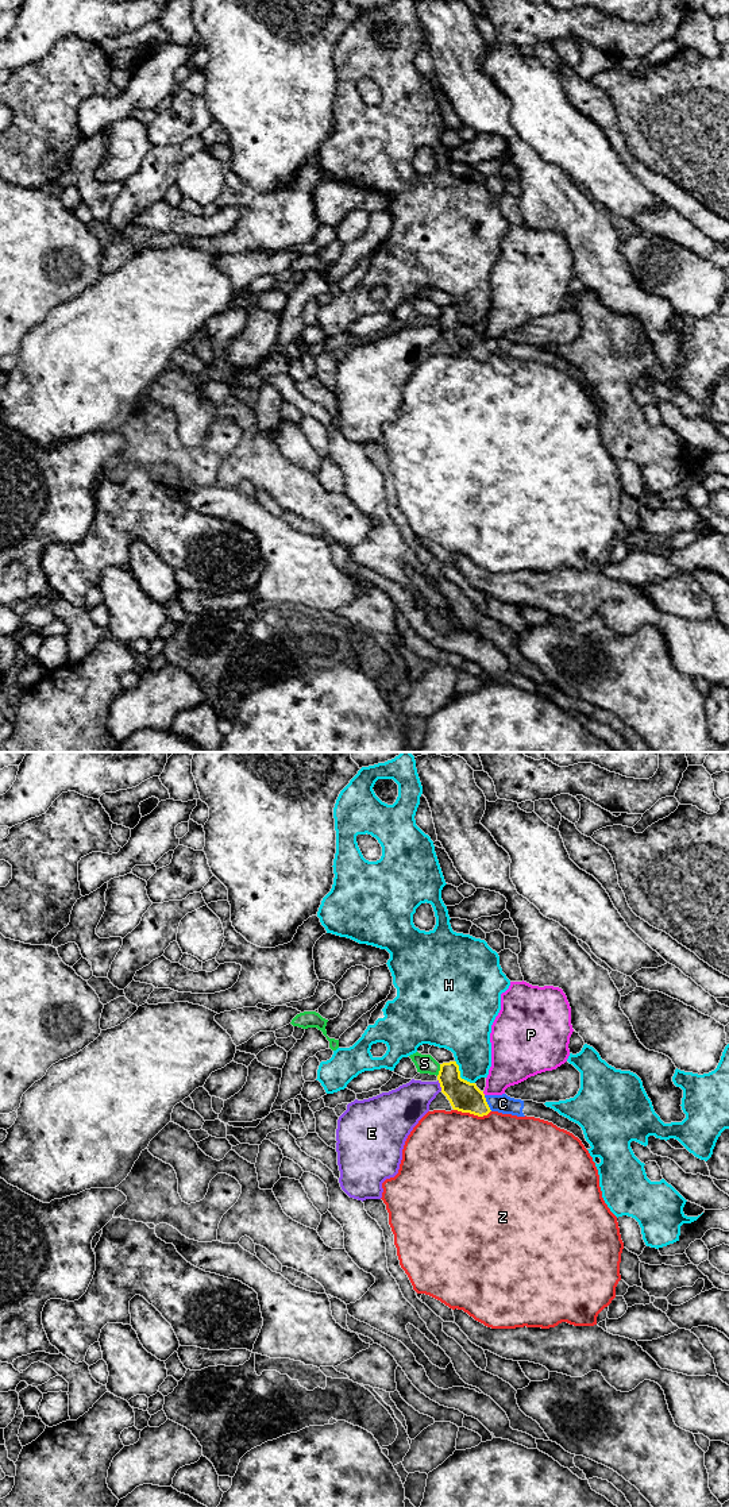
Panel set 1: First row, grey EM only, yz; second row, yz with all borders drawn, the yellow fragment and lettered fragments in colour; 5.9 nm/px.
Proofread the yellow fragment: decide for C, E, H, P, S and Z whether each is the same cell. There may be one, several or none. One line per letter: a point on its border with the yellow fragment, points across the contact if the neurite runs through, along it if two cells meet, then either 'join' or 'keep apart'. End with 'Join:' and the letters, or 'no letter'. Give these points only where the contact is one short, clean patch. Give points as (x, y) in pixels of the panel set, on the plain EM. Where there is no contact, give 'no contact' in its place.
C: meets yellow in yz at (486, 347); runs through yz (465, 340), (477, 347), (486, 347), (502, 347); join
E: meets yellow in yz at (440, 328); border along yz (438, 323), (442, 334); keep apart
H: meets yellow in yz at (459, 319); keep apart
P: meets yellow in yz at (482, 336); border along yz (482, 335), (485, 338); keep apart
S: meets yellow in yz at (440, 313); keep apart
Z: meets yellow in yz at (473, 357); border along yz (454, 353), (478, 359), (486, 359), (490, 355); keep apart
Join: C

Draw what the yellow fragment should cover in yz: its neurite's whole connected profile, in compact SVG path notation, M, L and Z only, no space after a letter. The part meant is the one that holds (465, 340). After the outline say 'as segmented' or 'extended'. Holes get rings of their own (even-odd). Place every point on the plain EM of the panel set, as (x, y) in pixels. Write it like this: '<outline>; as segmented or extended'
M456 305L440 308L437 324L440 327L441 336L447 340L454 354L470 356L478 361L487 359L490 355L498 355L517 361L526 359L540 362L572 377L582 385L586 393L591 392L578 367L560 359L544 347L514 343L506 338L485 339L475 327L470 327L460 321Z; extended

